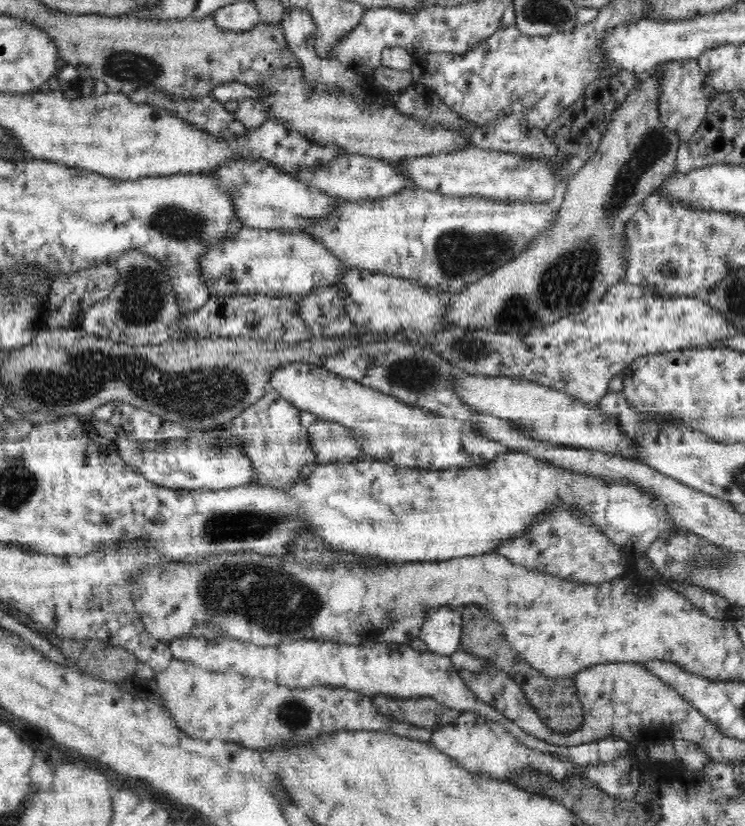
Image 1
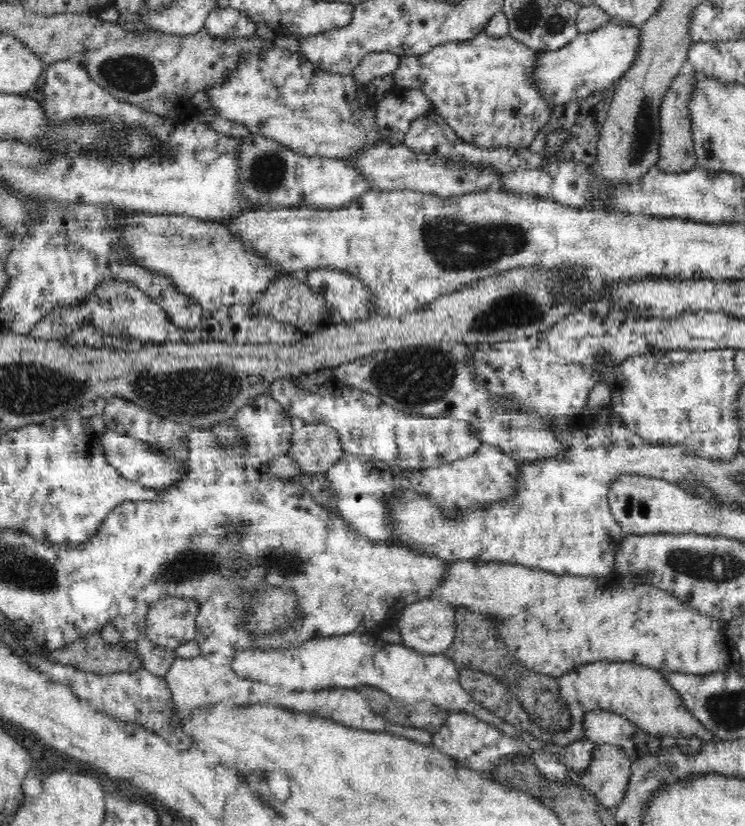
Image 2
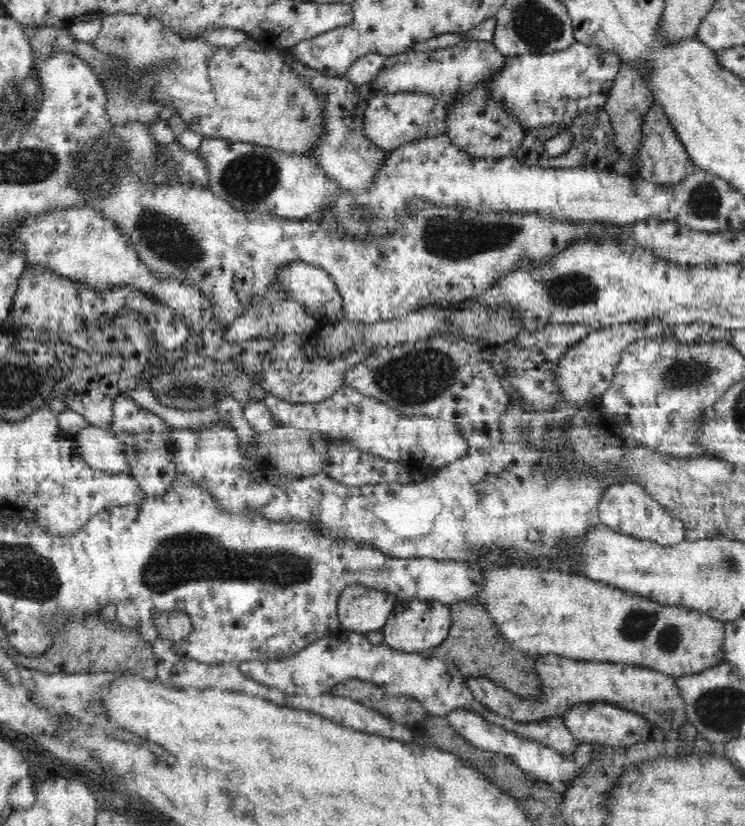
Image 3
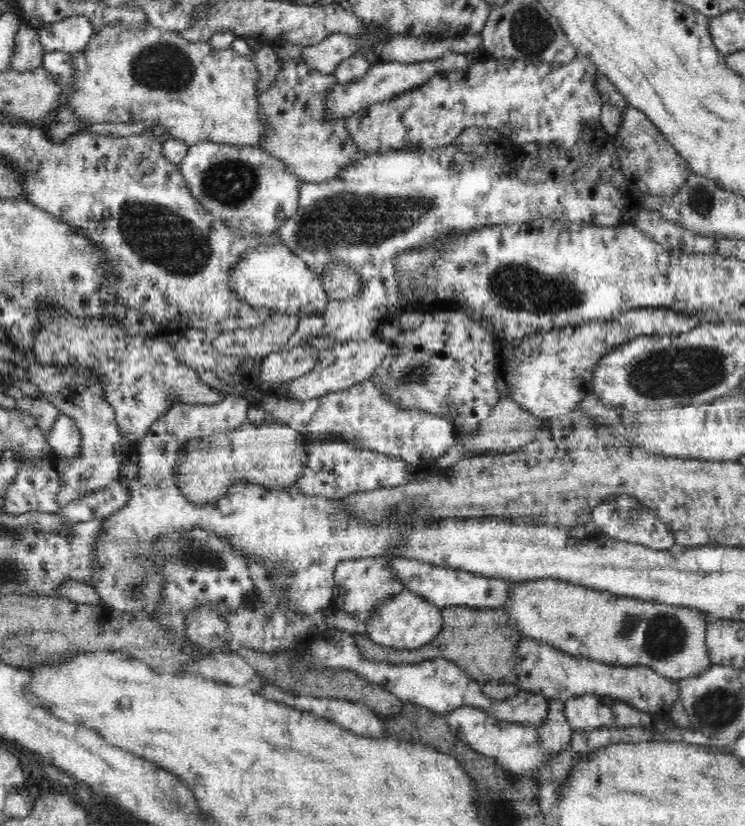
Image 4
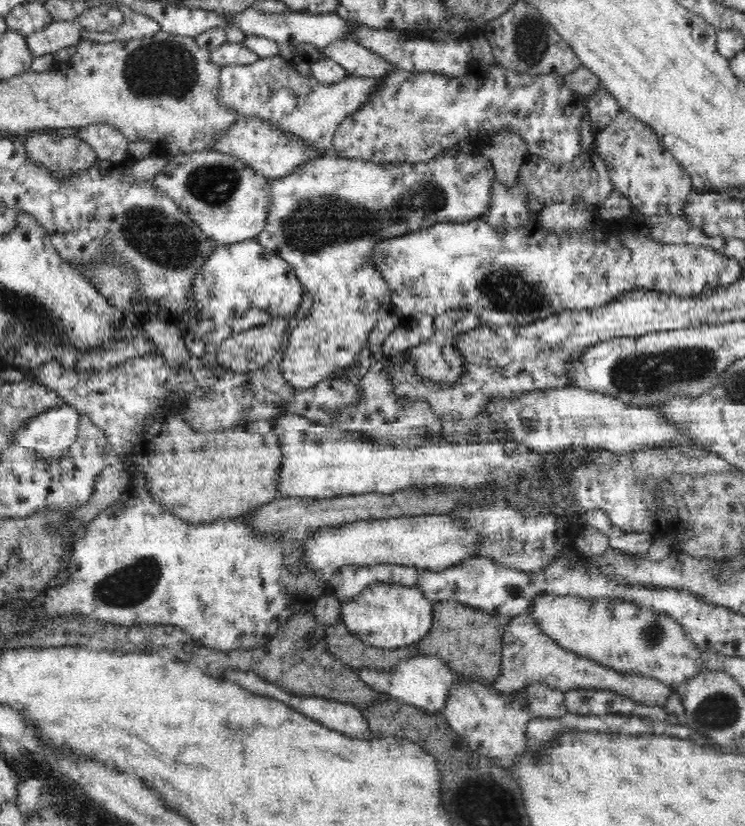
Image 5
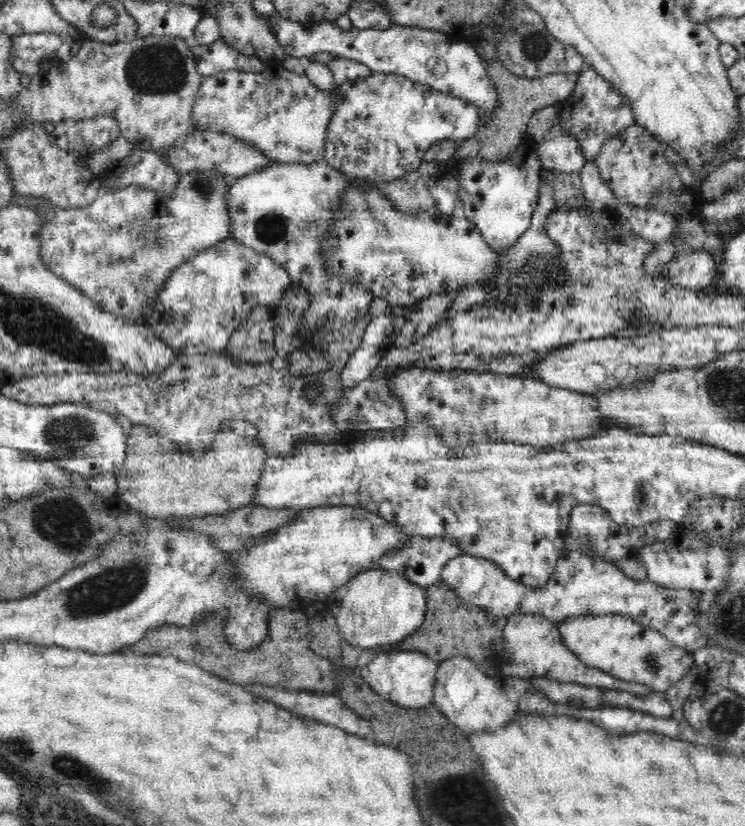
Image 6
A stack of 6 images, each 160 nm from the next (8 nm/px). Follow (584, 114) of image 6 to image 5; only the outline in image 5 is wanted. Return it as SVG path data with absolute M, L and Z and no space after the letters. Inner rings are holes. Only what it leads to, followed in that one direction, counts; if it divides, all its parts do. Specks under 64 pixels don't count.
M603 85L597 88L596 94L588 97L587 109L591 128L599 133L614 122L618 112L623 110L619 102L605 89Z

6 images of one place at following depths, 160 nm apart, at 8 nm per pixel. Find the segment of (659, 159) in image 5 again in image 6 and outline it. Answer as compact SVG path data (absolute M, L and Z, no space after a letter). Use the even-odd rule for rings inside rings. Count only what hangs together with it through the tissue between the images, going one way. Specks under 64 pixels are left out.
M632 124L626 130L620 130L614 138L608 138L594 161L601 179L610 187L614 196L629 205L648 209L656 191L674 189L677 193L682 192L684 186L676 165L666 160L660 141L642 125Z

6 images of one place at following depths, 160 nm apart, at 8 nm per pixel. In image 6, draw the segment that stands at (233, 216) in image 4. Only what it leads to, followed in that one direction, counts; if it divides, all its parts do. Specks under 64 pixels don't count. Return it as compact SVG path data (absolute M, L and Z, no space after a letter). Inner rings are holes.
M208 170L208 172L188 172L184 176L180 176L178 180L178 186L174 188L174 194L172 196L161 196L160 192L153 192L153 190L146 190L145 188L140 188L135 184L130 184L126 188L118 189L113 192L103 192L97 195L97 199L89 204L88 206L78 207L78 208L62 208L54 205L43 219L42 230L41 230L41 250L40 257L42 257L42 263L50 268L50 271L54 275L62 278L64 281L74 285L79 288L86 296L89 296L100 308L104 309L105 312L110 312L111 314L118 315L120 318L128 318L130 320L140 320L143 318L144 314L151 314L154 312L155 300L164 280L170 276L170 272L174 268L178 267L180 264L187 262L192 258L193 254L202 249L210 248L214 244L218 244L221 240L231 236L230 232L230 221L229 221L229 210L227 207L227 200L225 196L227 195L227 188L232 182L232 178L226 174L220 174L219 172L214 172L213 170ZM161 200L164 201L162 206L163 216L160 216L158 220L148 220L152 216L152 210L154 210L155 205L158 205Z

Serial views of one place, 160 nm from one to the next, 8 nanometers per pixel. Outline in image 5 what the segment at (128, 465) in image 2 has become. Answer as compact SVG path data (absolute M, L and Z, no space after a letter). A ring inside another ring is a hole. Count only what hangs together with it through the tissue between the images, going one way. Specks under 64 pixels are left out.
M61 403L26 421L17 430L13 444L36 450L39 458L55 458L59 464L64 464L69 448L78 438L78 420L80 413L66 403Z

